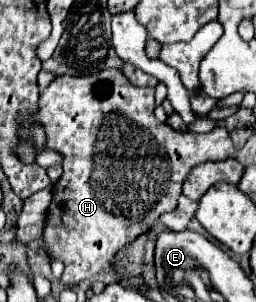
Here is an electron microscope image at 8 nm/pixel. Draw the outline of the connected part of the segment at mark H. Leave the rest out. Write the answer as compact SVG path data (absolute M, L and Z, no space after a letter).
M105 69L105 71L101 71L97 75L89 75L89 77L69 77L69 75L55 77L49 83L49 87L45 91L41 91L37 113L27 123L25 123L25 119L19 121L19 125L23 125L23 127L31 127L33 123L41 125L45 129L45 149L51 149L51 151L57 151L57 153L63 155L63 163L61 163L63 165L63 177L53 187L53 201L51 201L49 215L47 215L47 221L45 221L43 239L45 239L45 251L49 251L53 257L59 257L65 263L65 273L63 273L63 283L65 285L75 285L75 283L79 283L83 279L89 279L89 277L95 277L103 271L111 271L111 259L121 249L125 249L141 233L145 233L159 219L161 213L173 211L173 207L177 205L177 199L181 195L181 185L183 185L187 173L191 171L191 167L195 167L203 161L225 161L227 157L231 157L233 145L231 145L229 133L225 129L217 127L211 133L195 133L195 131L177 133L167 123L159 123L155 119L153 111L155 111L155 101L153 101L153 89L151 87L133 87L129 83L129 79L125 79L125 75L119 69Z

